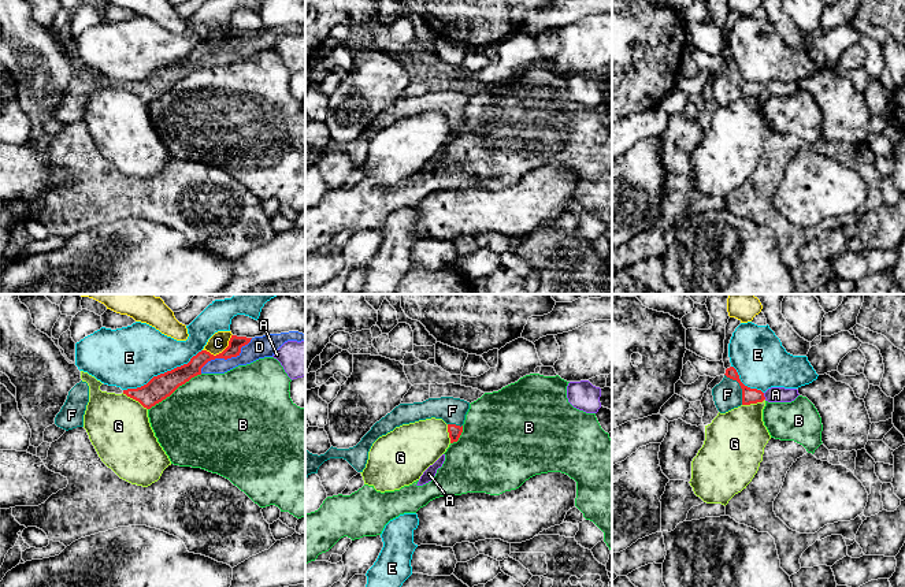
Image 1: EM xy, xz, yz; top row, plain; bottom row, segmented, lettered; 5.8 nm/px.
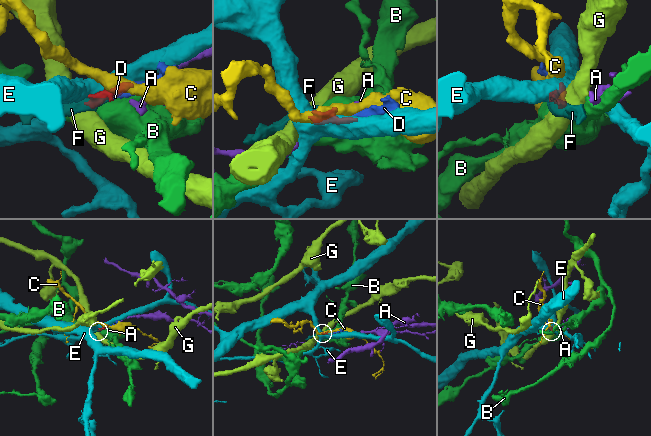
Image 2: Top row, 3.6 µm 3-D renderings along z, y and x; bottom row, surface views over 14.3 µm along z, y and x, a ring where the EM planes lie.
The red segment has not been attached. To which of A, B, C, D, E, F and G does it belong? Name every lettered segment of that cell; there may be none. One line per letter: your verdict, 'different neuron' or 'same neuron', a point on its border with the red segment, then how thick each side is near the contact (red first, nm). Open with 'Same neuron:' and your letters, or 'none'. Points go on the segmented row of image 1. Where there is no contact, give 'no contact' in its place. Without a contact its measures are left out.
Same neuron: D, F
A: different neuron | yz (763, 396) | 100/100 nm
B: different neuron | xy (174, 390) | 150/500 nm
C: different neuron | xy (222, 352) | 100/110 nm
D: same neuron | xy (226, 359) | 90/130 nm
E: different neuron | xy (162, 374) | 150/360 nm
F: same neuron | yz (741, 387) | 100/170 nm
G: different neuron | xy (134, 398) | 150/360 nm

